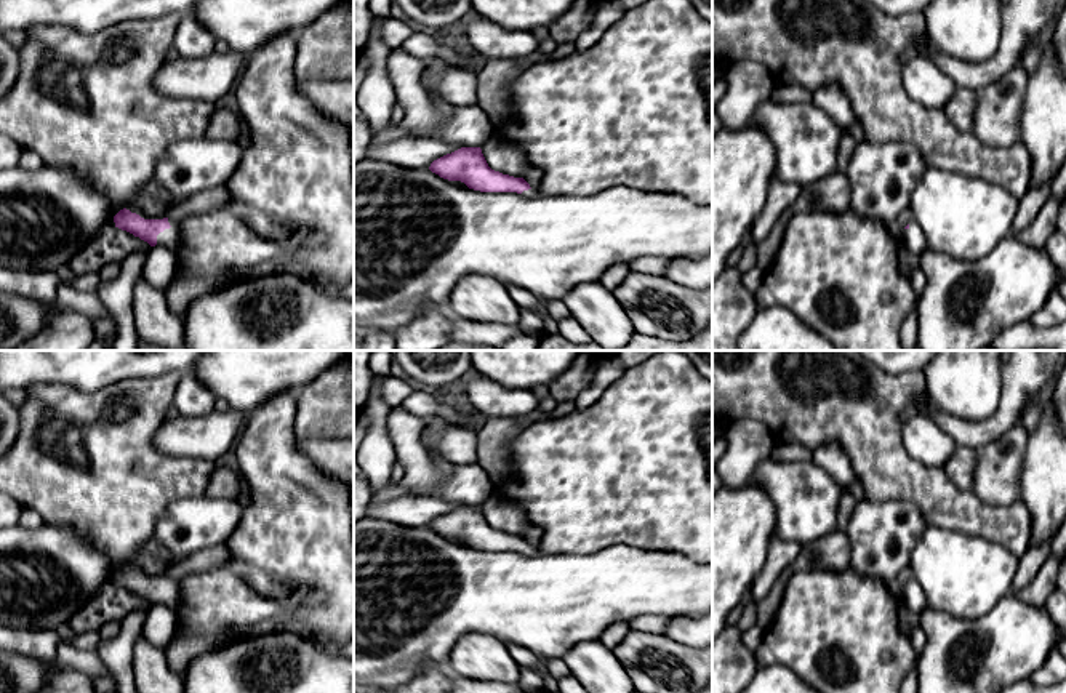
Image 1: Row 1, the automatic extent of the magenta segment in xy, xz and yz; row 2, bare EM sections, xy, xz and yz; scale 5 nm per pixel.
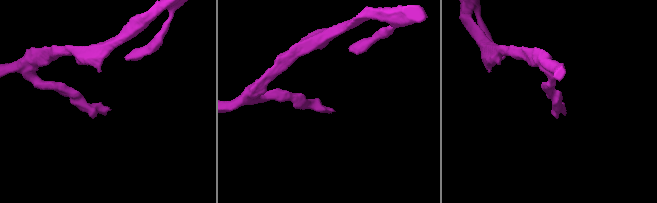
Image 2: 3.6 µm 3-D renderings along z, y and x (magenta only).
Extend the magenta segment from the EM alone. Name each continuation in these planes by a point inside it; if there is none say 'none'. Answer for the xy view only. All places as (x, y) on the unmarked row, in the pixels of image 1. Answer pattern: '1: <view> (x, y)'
1: xy (172, 597)

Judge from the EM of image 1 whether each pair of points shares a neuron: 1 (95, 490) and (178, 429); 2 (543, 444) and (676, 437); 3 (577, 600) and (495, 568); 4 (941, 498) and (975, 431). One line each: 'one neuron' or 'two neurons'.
1: two neurons
2: one neuron
3: one neuron
4: two neurons

